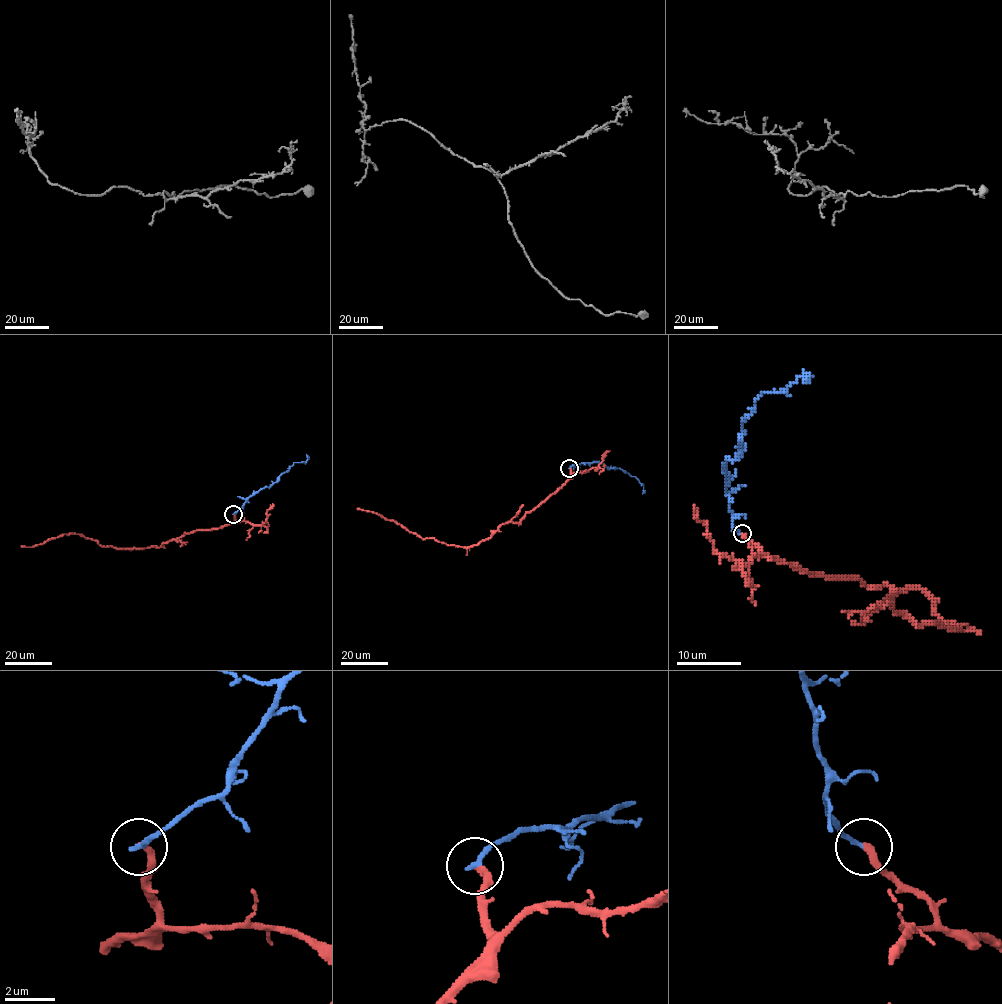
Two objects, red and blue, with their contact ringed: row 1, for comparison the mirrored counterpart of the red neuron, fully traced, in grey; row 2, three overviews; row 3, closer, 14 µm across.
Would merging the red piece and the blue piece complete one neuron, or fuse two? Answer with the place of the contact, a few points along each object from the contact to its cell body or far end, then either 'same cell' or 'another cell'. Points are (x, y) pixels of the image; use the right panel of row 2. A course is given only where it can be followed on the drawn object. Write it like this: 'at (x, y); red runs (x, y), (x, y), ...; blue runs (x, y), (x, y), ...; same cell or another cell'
at (742, 533); red runs (741, 533), (809, 573), (889, 586), (891, 604), (915, 623), (960, 628), (920, 588), (897, 589), (852, 622); blue runs (741, 533), (732, 520), (723, 465), (740, 454), (741, 422), (762, 393), (804, 380); another cell

